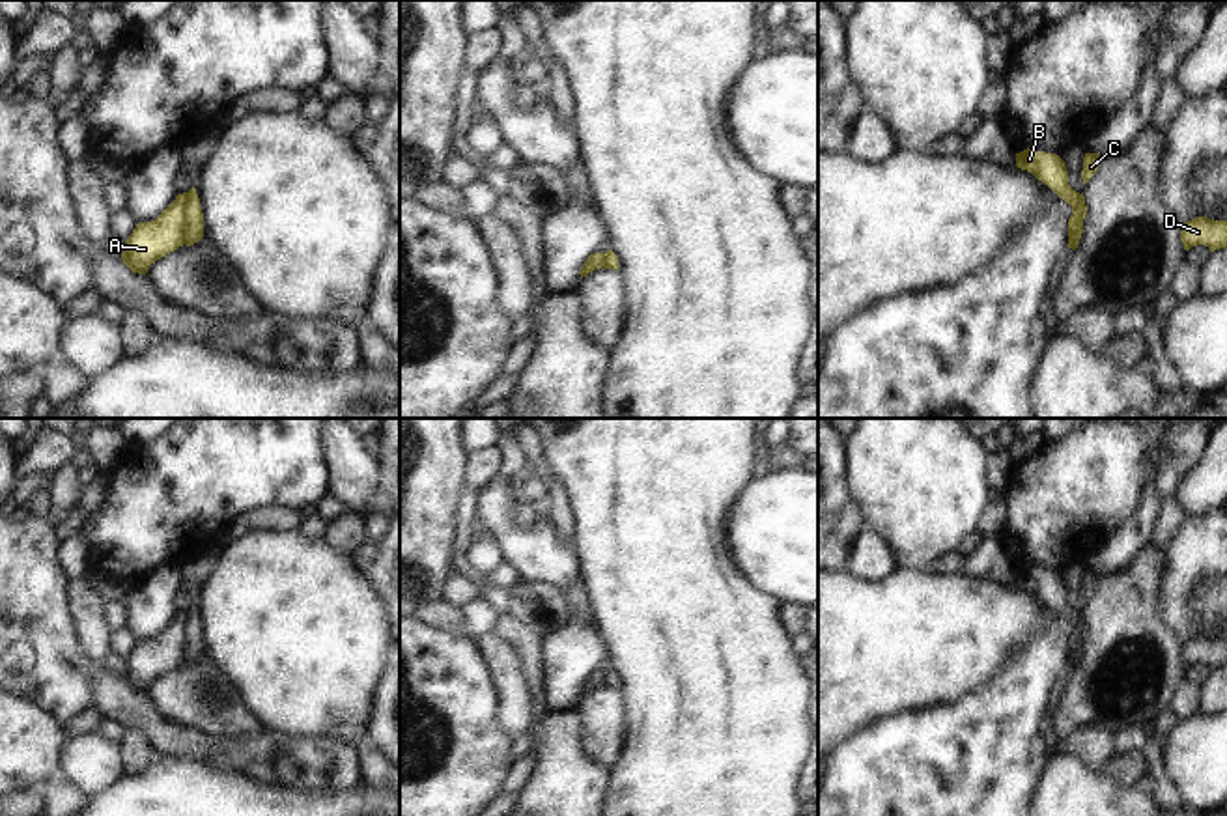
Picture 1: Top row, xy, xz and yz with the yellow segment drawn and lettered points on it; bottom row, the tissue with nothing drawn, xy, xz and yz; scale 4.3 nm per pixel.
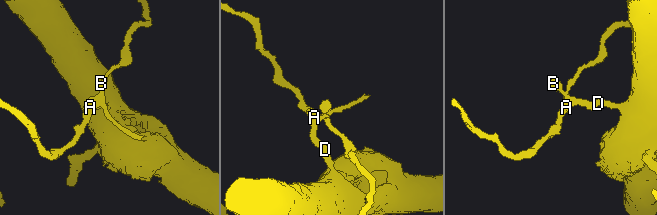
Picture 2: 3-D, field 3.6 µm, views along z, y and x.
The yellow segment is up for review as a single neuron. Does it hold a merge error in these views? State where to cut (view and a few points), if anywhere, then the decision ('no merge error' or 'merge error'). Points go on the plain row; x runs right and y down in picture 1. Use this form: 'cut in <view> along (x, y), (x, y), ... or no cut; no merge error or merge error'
cut in xy along (187, 611), (183, 661); merge error

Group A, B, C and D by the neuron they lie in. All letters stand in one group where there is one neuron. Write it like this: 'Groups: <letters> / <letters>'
Groups: A B D / C

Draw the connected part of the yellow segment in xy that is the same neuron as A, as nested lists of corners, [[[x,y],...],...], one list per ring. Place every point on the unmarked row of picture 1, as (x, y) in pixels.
[[[187,611],[177,612],[155,639],[136,642],[121,672],[133,691],[146,693],[151,682],[185,663],[185,622]]]

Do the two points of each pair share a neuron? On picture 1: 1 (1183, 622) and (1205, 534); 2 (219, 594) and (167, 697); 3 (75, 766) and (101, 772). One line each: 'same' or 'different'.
1: same
2: different
3: same

